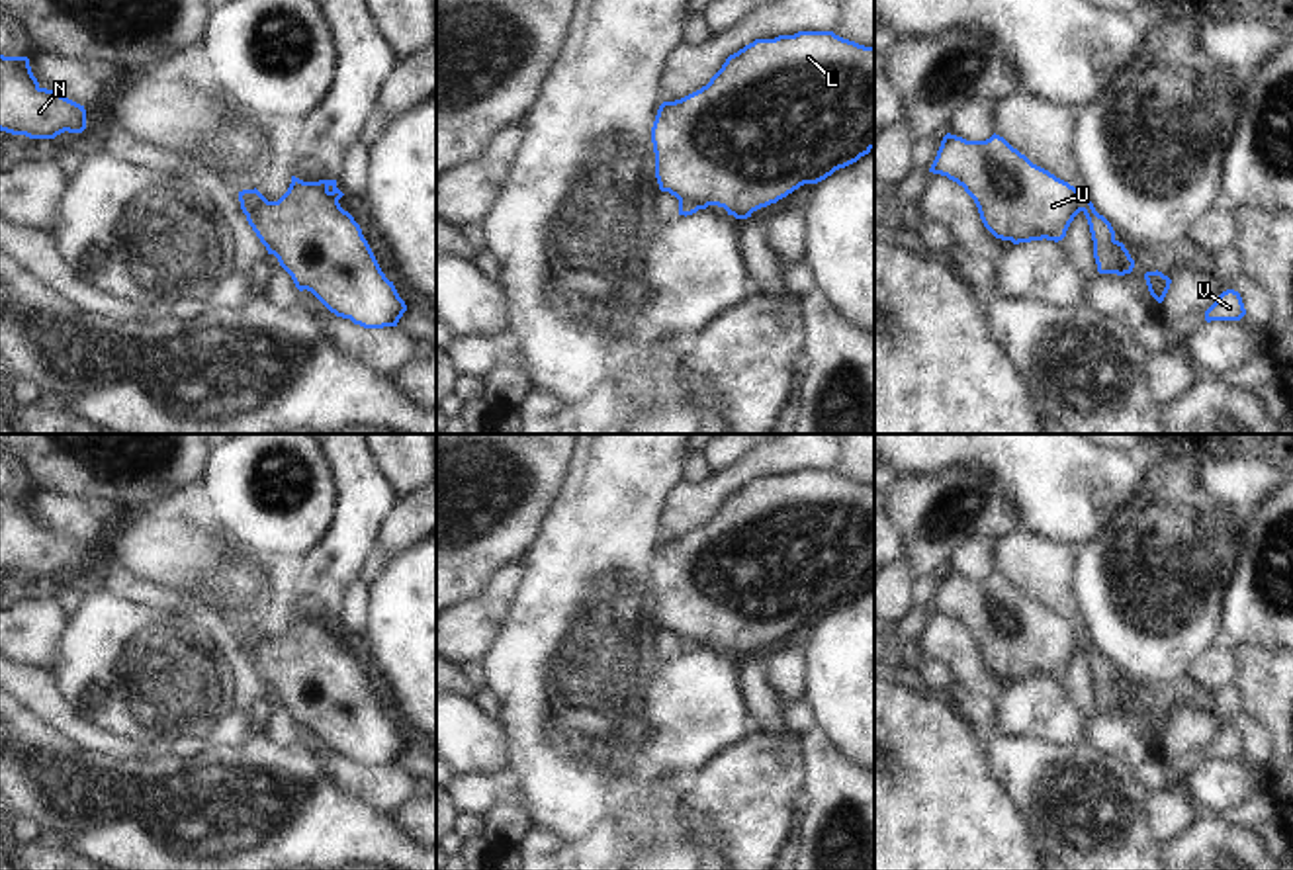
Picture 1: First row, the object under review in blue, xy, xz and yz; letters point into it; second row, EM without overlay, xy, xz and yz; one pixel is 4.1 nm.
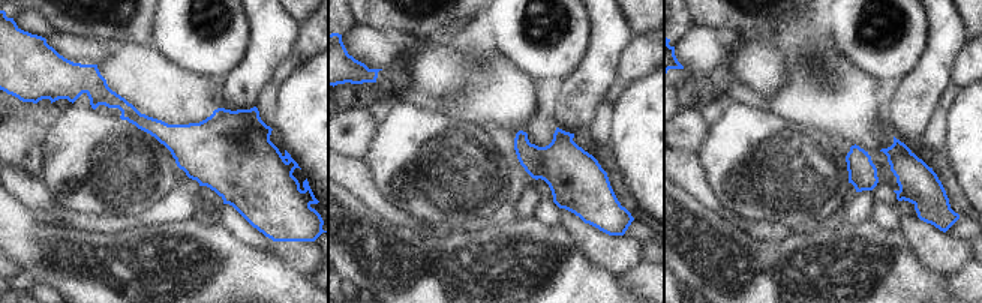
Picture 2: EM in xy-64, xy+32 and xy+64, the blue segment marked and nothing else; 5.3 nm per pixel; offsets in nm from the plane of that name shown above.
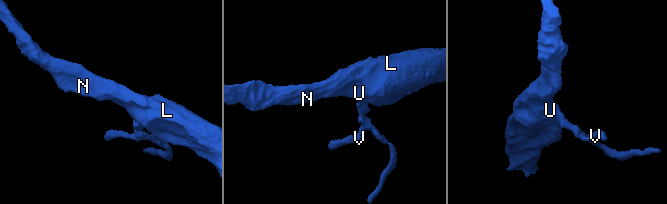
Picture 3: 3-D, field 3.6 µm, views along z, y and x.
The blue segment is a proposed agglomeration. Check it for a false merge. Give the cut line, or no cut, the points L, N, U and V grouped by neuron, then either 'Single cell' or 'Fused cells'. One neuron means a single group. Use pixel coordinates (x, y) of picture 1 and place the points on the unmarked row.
Split along xy (257, 628), (257, 640), (249, 648). Groups: L N U / V. Fused cells.

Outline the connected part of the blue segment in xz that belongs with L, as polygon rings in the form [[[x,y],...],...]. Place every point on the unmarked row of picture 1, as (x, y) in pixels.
[[[833,469],[755,477],[730,493],[706,524],[681,538],[663,540],[651,565],[651,581],[661,630],[679,639],[692,637],[702,647],[718,643],[736,657],[747,657],[753,649],[777,641],[804,622],[825,618],[874,587],[874,485]]]

